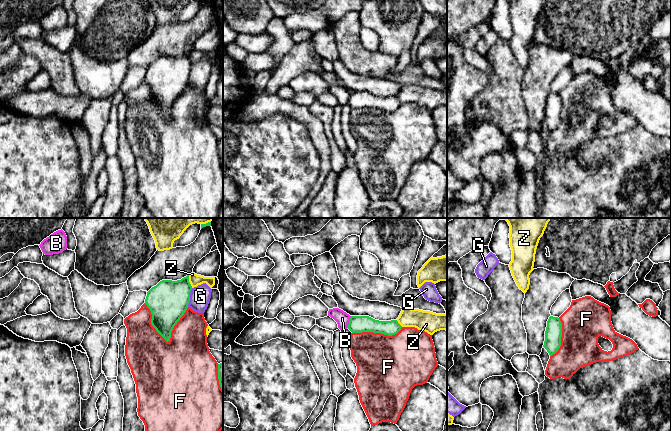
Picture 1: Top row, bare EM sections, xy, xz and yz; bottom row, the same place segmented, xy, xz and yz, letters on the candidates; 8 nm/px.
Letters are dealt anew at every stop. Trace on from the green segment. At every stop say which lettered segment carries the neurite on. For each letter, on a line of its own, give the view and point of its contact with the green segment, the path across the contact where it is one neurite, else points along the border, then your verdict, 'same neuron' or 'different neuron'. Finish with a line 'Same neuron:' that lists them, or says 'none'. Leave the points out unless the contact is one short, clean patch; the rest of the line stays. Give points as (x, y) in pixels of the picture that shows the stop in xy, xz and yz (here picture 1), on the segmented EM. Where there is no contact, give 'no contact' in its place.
B: xz (349, 322) | along xz (351, 316), (347, 327) | different neuron
F: xy (151, 323) | different neuron
G: xy (189, 297) | different neuron
Z: xy (188, 281) | different neuron
Same neuron: none

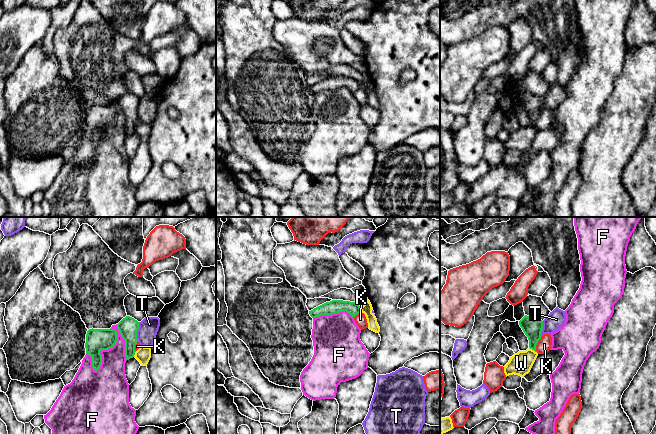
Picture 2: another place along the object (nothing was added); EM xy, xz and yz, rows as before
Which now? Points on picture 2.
F: xy (107, 349) | different neuron
K: yz (536, 344) | along yz (541, 337), (536, 345), (536, 351) | different neuron
T: xy (136, 332) | along xy (139, 322), (137, 341) | different neuron
W: yz (533, 349) | along yz (529, 347), (536, 352) | different neuron
Same neuron: none

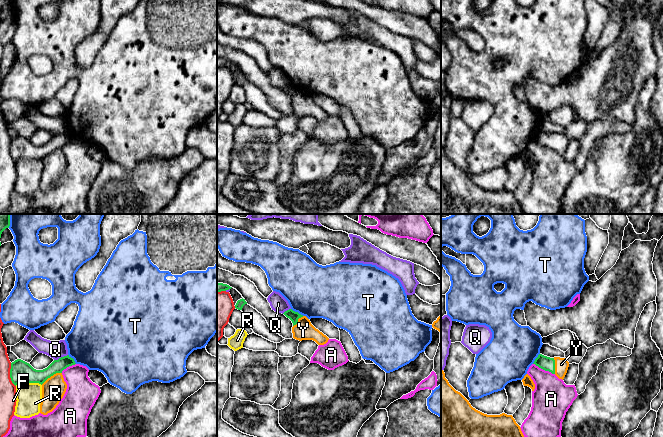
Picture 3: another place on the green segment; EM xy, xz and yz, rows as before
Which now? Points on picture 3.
A: yz (544, 369) | along yz (533, 363), (554, 374) | different neuron
F: xy (10, 375) | different neuron
Q: xy (61, 357) | different neuron
R: xy (28, 382) | along xy (41, 384), (19, 382), (15, 385) | different neuron
T: xz (297, 312) | different neuron
Y: xy (51, 375) | across xy (21, 371), (29, 375), (51, 375), (53, 389) | same neuron
Same neuron: Y

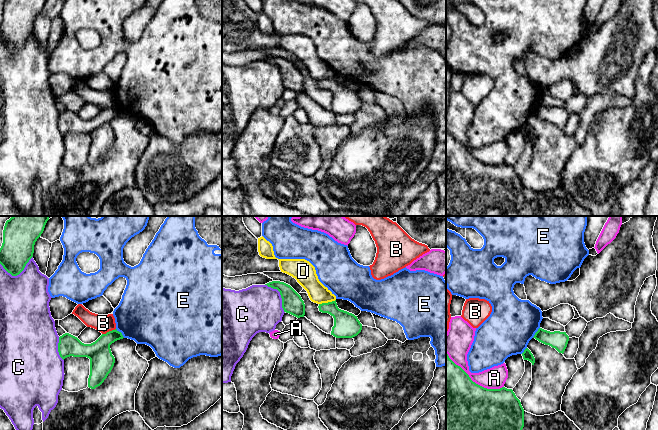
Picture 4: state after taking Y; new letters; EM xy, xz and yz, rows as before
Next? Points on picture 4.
A: yz (472, 381) | different neuron
B: xy (109, 331) | different neuron
C: xy (18, 274) | different neuron
D: xz (328, 302) | different neuron
E: xy (121, 333) | different neuron
Same neuron: none

